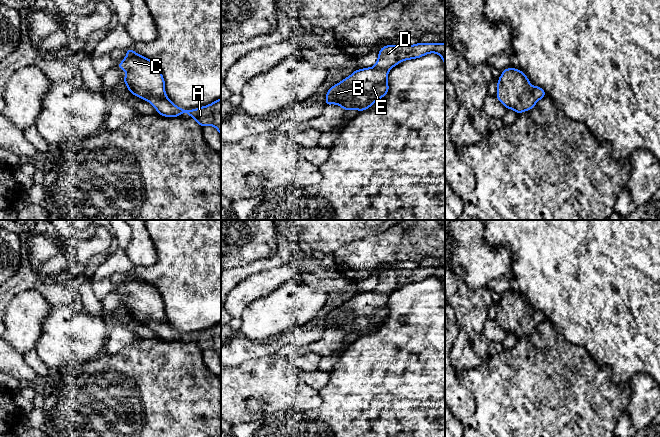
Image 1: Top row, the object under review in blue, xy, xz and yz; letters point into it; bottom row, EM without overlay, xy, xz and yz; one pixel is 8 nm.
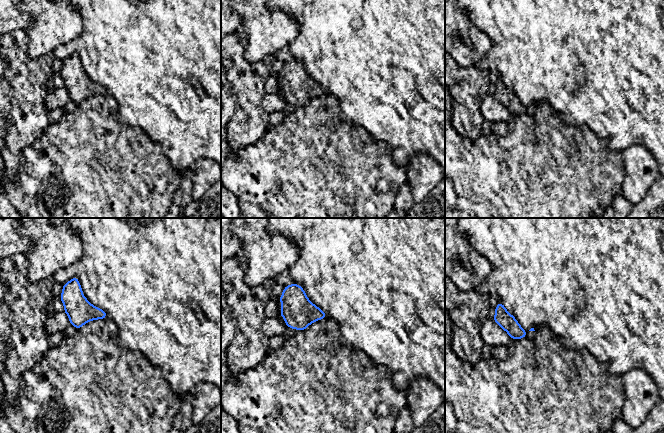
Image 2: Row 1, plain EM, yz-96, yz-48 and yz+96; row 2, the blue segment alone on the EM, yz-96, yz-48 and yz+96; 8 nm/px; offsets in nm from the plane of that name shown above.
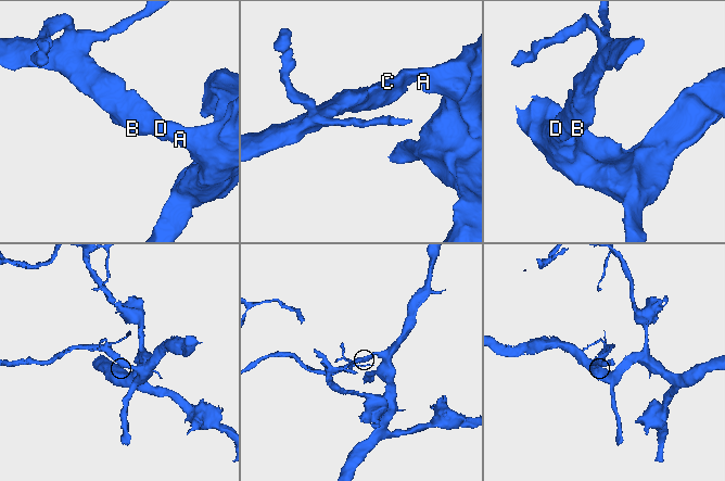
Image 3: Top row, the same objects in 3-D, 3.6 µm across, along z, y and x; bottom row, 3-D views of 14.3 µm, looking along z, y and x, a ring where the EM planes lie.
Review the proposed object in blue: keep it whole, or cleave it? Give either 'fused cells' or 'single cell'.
single cell

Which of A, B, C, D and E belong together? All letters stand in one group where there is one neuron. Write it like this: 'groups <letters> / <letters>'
groups A B C D E

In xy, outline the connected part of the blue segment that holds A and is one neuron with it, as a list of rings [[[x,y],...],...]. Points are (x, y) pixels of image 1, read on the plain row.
[[[130,271],[126,281],[116,291],[127,296],[123,305],[130,317],[149,326],[157,337],[167,342],[187,337],[201,351],[214,350],[221,361],[221,322],[193,334],[177,331],[165,317],[165,305],[158,290]]]

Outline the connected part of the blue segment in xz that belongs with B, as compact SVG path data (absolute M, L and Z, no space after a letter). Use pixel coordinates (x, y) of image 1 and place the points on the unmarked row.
M417 267L414 269L386 269L379 274L378 283L374 291L355 294L350 300L333 309L325 318L325 330L336 328L345 335L357 333L359 336L370 332L373 327L383 322L389 315L387 301L389 295L402 285L420 282L429 277L441 280L445 288L445 267Z

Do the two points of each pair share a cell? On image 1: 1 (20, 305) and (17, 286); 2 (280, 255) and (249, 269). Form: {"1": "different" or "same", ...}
{"1": "different", "2": "same"}

